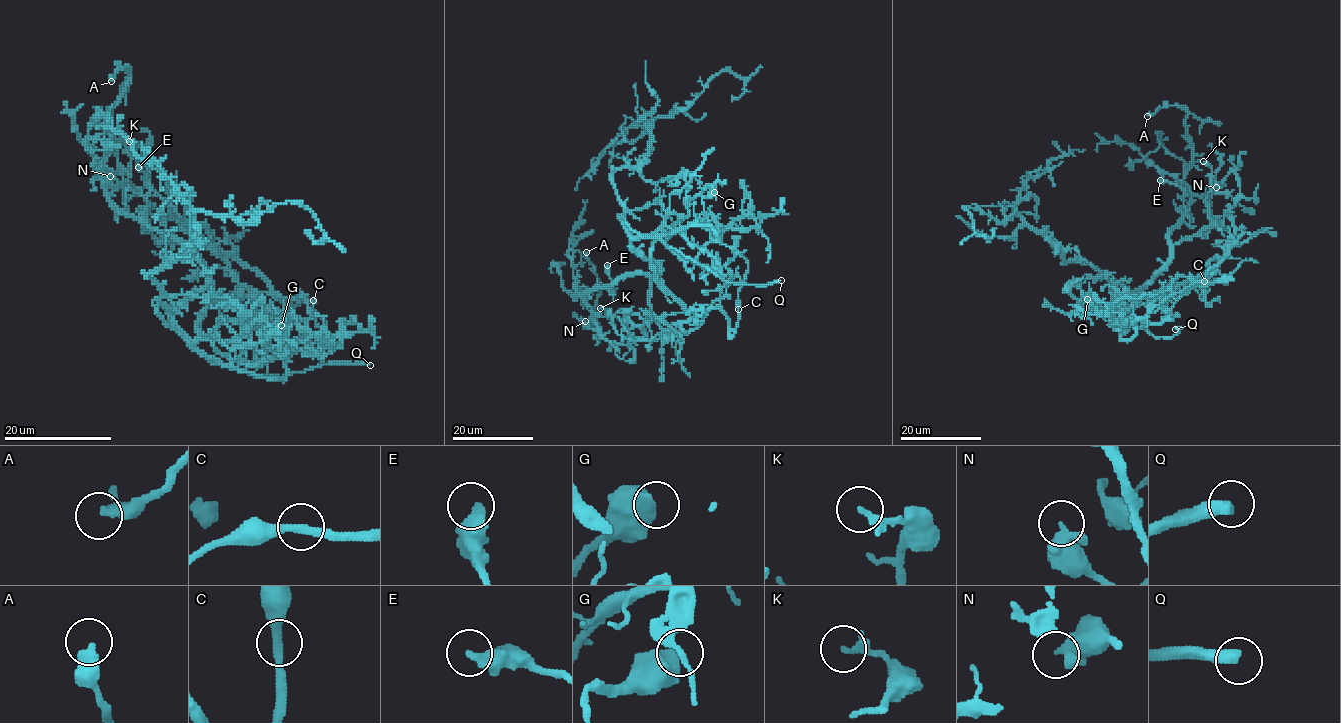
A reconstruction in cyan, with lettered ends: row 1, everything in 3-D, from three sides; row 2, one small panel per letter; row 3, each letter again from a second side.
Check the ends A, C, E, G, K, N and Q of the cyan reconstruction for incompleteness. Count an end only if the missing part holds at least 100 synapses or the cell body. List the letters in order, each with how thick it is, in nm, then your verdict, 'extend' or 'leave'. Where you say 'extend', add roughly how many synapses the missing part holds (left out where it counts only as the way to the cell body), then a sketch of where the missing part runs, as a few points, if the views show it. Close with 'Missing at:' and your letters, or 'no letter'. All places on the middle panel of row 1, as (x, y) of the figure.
A: calibre 400 nm; leave
C: calibre 280 nm; leave
E: calibre 500 nm; leave
G: calibre 600 nm; leave
K: calibre 130 nm; leave
N: calibre 440 nm; leave
Q: calibre 440 nm; extend; course (781, 280), (792, 281), (801, 275)
Missing at: Q

